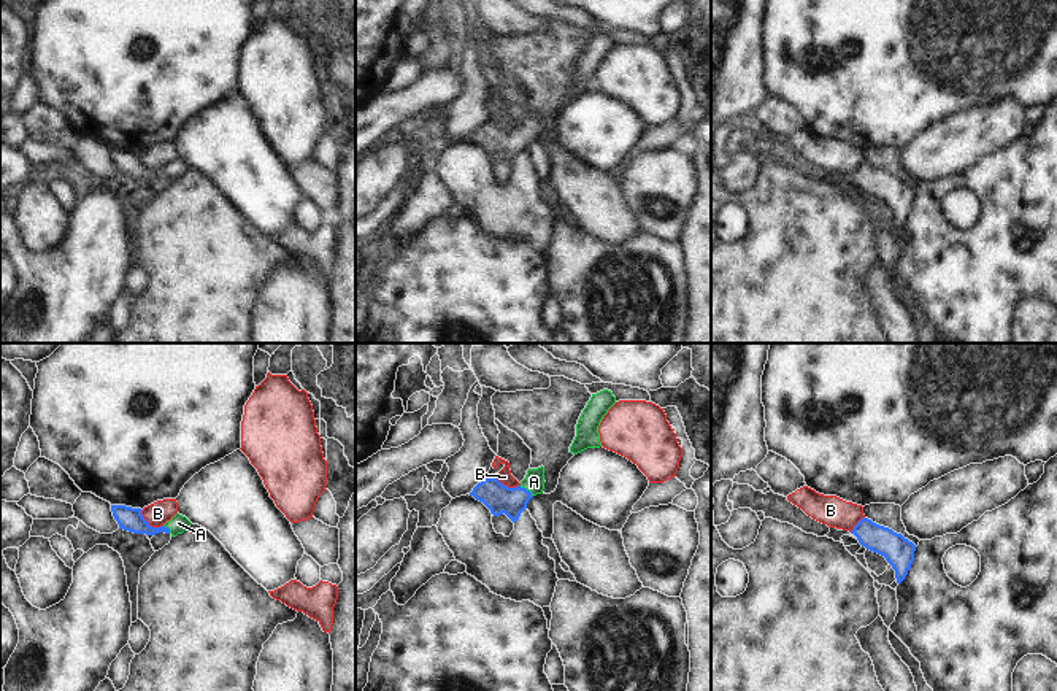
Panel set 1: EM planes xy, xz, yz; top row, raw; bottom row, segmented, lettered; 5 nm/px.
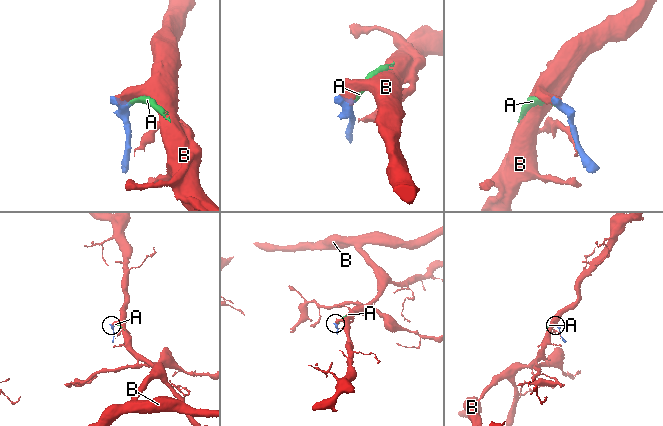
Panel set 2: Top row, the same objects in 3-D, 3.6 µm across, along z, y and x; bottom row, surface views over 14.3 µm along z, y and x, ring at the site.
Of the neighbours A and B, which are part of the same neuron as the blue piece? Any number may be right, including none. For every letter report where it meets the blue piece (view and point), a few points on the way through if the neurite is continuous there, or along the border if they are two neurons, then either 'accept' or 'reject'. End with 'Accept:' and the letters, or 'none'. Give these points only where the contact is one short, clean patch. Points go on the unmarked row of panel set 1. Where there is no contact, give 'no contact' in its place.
A: meets blue in xz at (526, 134); runs through xz (497, 142), (518, 142), (526, 134), (534, 126); accept
B: meets blue in xy at (148, 167); border along xy (140, 154), (153, 170), (162, 170); reject
Accept: A

